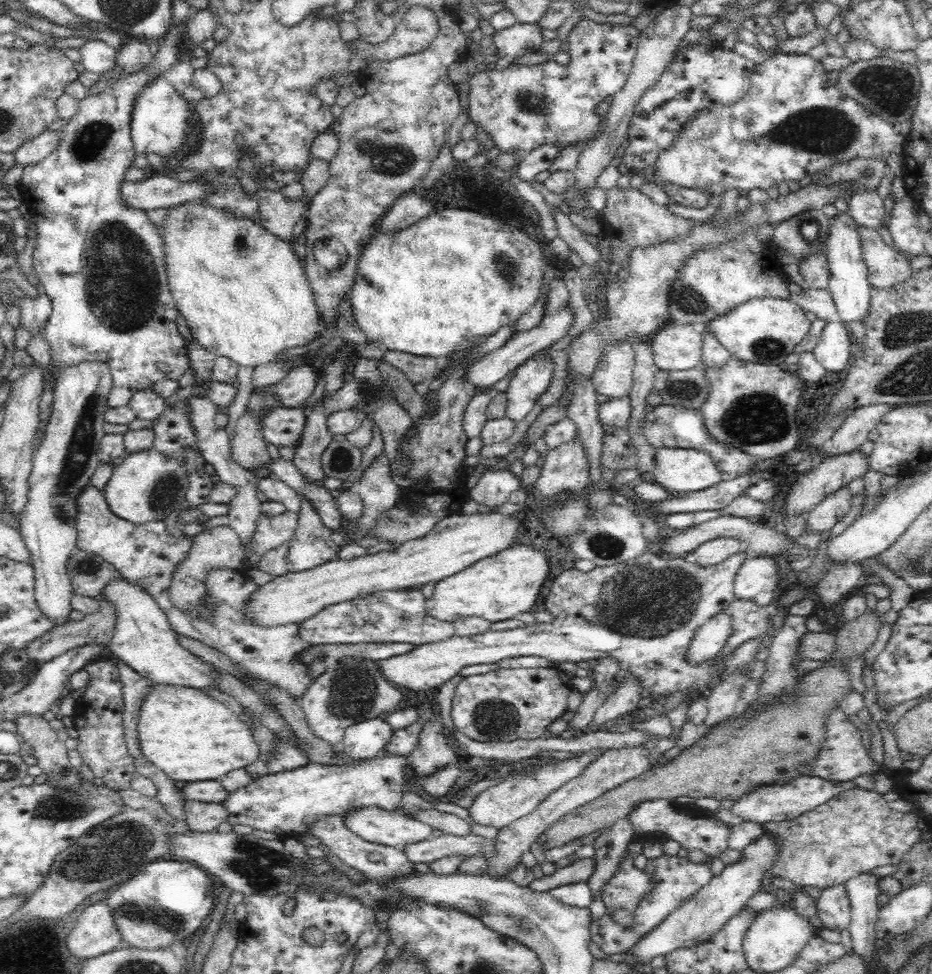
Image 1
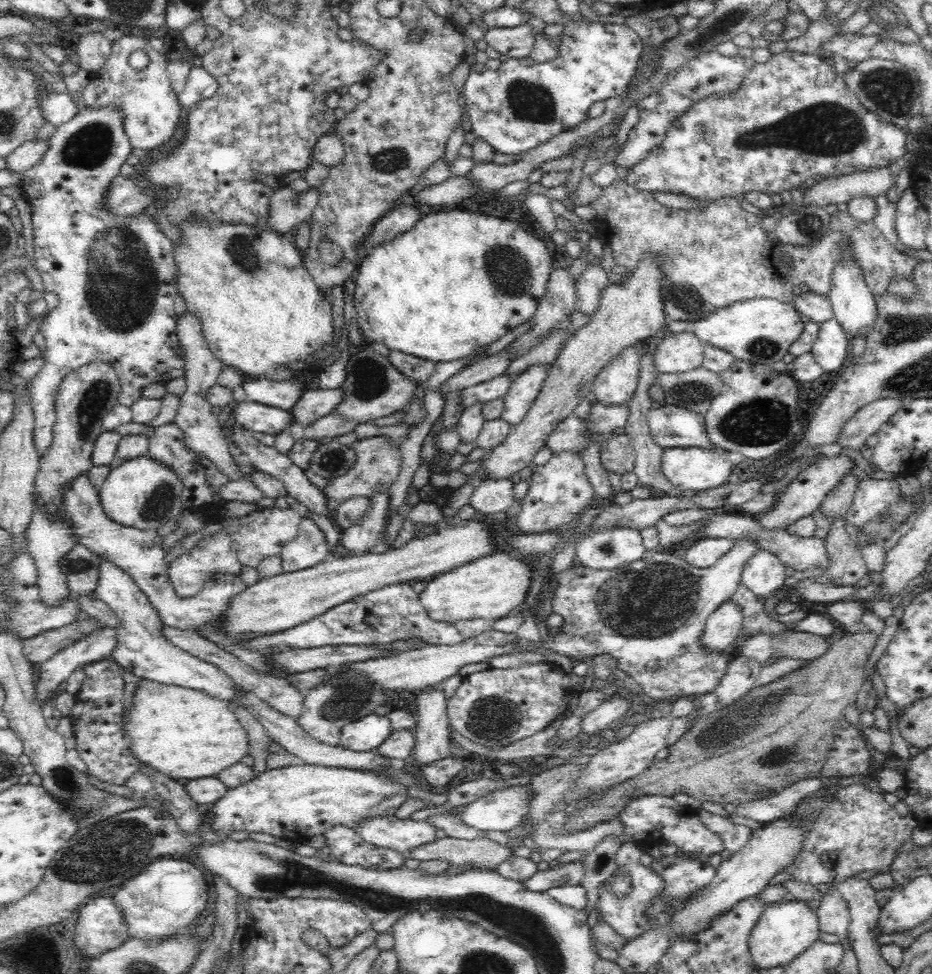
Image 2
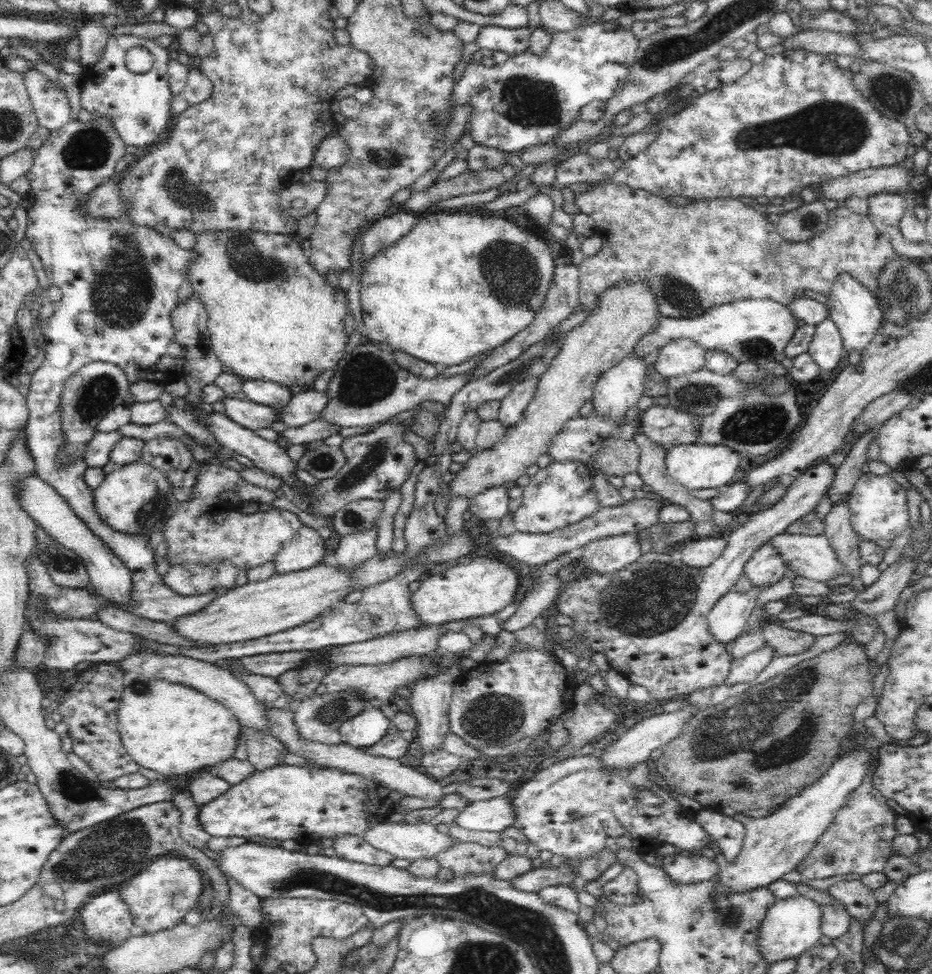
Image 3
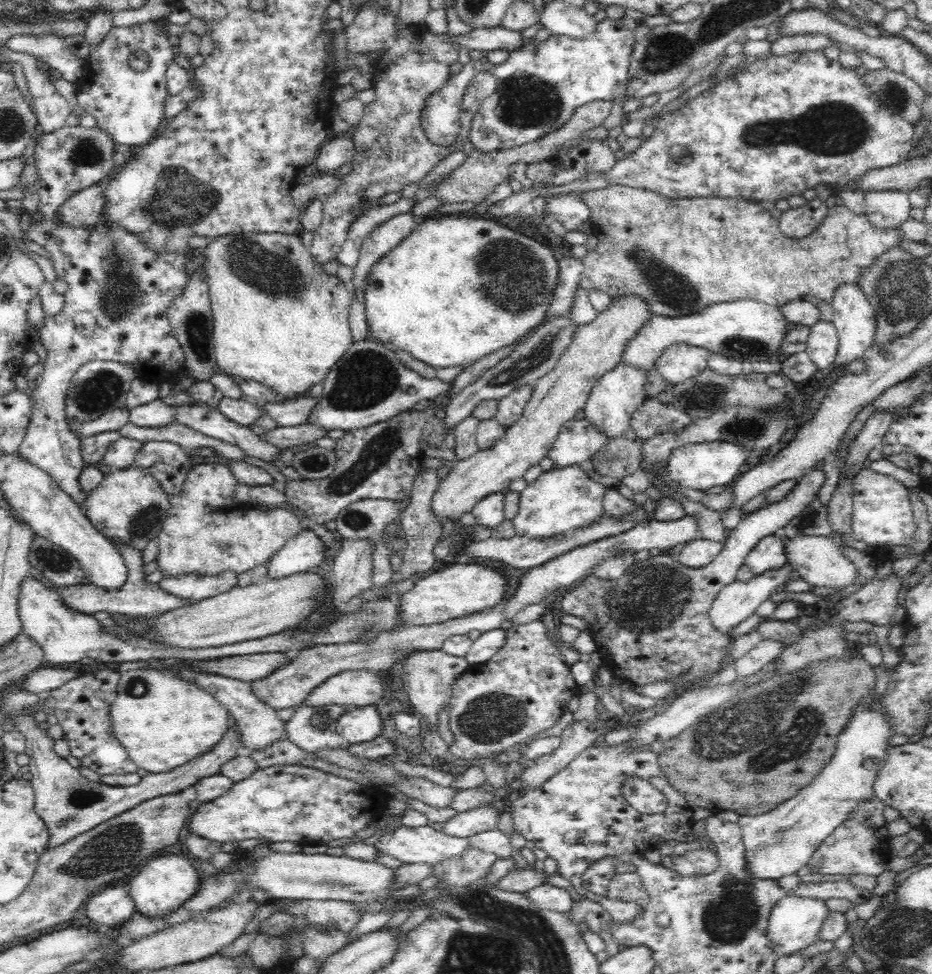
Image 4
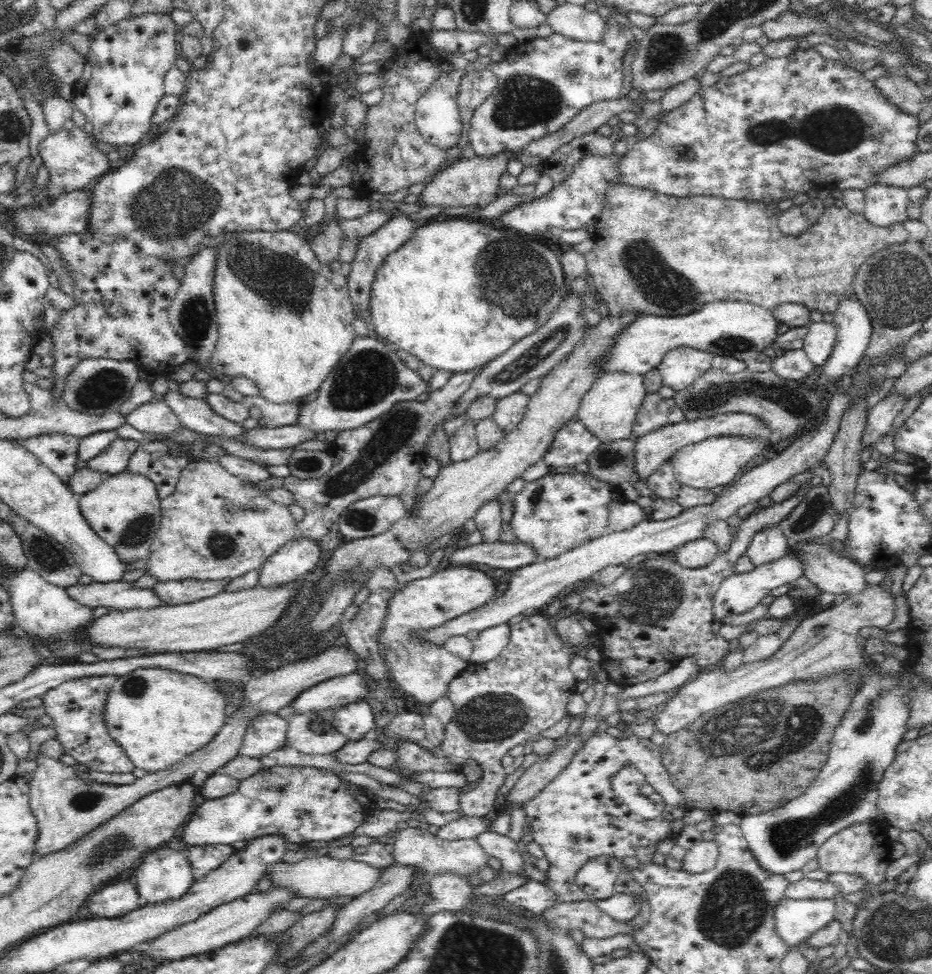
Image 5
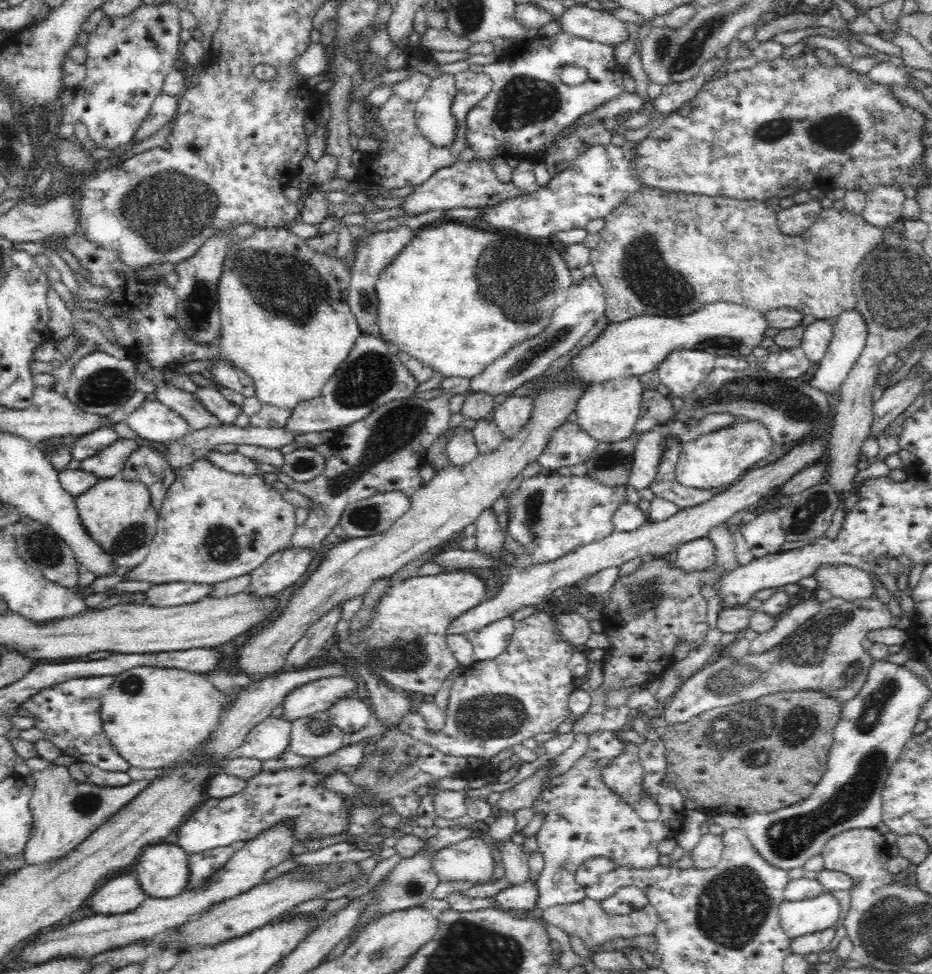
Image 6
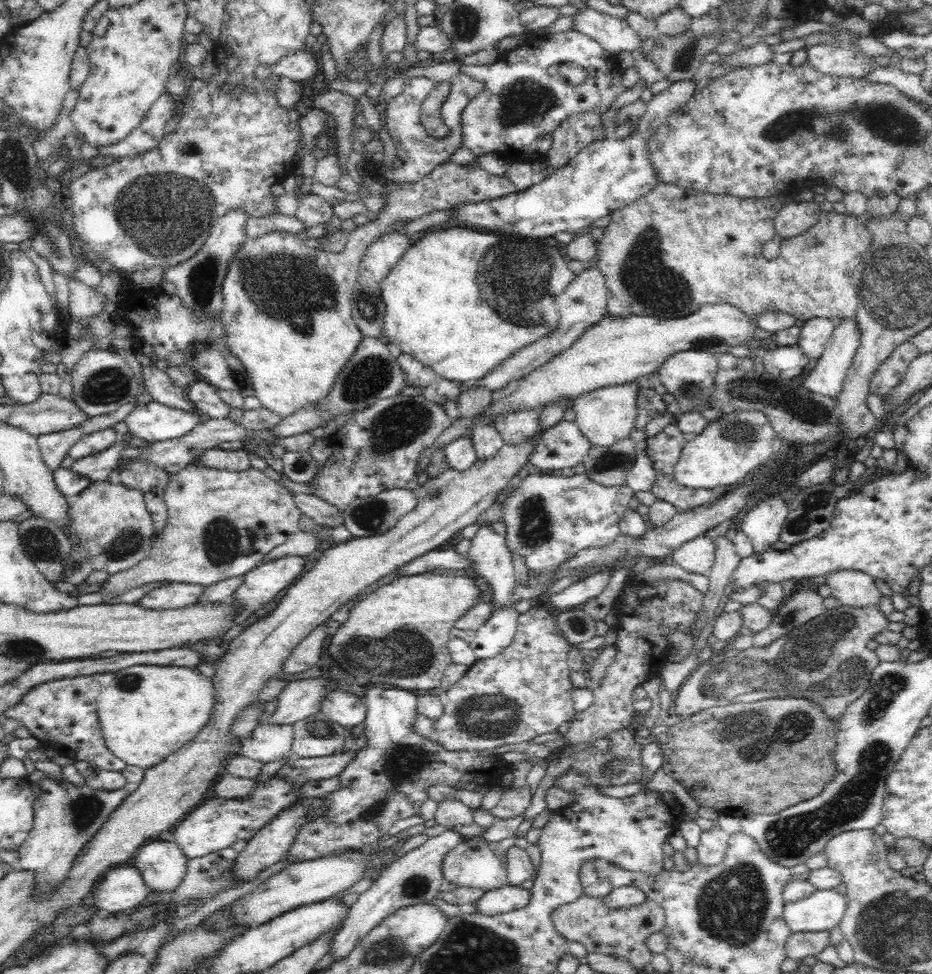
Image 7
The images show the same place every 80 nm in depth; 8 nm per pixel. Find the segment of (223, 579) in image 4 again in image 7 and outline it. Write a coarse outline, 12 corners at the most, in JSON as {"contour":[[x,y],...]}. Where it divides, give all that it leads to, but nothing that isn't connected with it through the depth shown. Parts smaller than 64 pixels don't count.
{"contour":[[169,583],[136,604],[150,610],[194,605],[204,587]]}

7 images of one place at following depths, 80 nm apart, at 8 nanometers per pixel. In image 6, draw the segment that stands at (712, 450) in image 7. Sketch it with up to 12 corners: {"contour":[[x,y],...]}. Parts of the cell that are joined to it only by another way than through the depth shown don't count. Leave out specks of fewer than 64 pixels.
{"contour":[[737,418],[683,444],[676,481],[730,486],[776,445],[760,421]]}

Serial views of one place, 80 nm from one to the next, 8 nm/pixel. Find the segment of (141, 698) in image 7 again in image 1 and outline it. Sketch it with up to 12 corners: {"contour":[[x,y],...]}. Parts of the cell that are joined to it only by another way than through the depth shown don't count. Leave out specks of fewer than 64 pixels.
{"contour":[[155,683],[138,747],[175,781],[258,758],[252,732],[200,689]]}

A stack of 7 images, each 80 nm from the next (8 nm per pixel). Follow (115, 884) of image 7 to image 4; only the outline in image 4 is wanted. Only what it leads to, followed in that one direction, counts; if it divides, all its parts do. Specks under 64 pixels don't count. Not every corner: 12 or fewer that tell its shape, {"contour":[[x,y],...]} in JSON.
{"contour":[[109,886],[86,902],[94,926],[118,926],[136,907],[128,886]]}

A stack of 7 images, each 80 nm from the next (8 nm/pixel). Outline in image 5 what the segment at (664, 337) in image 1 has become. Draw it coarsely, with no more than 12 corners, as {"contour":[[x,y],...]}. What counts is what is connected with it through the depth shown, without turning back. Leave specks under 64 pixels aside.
{"contour":[[670,350],[658,364],[663,385],[686,390],[712,368],[714,355]]}

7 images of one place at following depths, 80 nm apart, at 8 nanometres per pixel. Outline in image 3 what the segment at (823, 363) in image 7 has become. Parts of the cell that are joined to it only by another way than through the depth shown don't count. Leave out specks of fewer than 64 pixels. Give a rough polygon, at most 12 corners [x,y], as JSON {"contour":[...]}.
{"contour":[[848,274],[829,294],[846,355],[862,354],[881,326],[874,294]]}

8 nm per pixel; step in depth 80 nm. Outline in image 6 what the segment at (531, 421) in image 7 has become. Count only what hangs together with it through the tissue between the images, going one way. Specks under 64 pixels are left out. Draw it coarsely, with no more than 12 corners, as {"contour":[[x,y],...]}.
{"contour":[[510,395],[494,409],[495,425],[513,439],[534,414],[530,398]]}

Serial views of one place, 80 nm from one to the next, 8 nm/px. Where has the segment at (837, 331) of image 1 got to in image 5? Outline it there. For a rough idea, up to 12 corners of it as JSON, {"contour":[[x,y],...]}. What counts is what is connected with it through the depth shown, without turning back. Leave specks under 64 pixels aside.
{"contour":[[815,318],[806,326],[803,350],[823,366],[834,347],[833,323]]}

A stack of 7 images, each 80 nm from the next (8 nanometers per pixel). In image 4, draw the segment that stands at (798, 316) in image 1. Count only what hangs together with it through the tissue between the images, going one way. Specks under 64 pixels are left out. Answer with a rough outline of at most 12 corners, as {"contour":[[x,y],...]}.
{"contour":[[752,299],[651,315],[619,364],[648,372],[674,344],[746,365],[782,356],[790,327]]}

